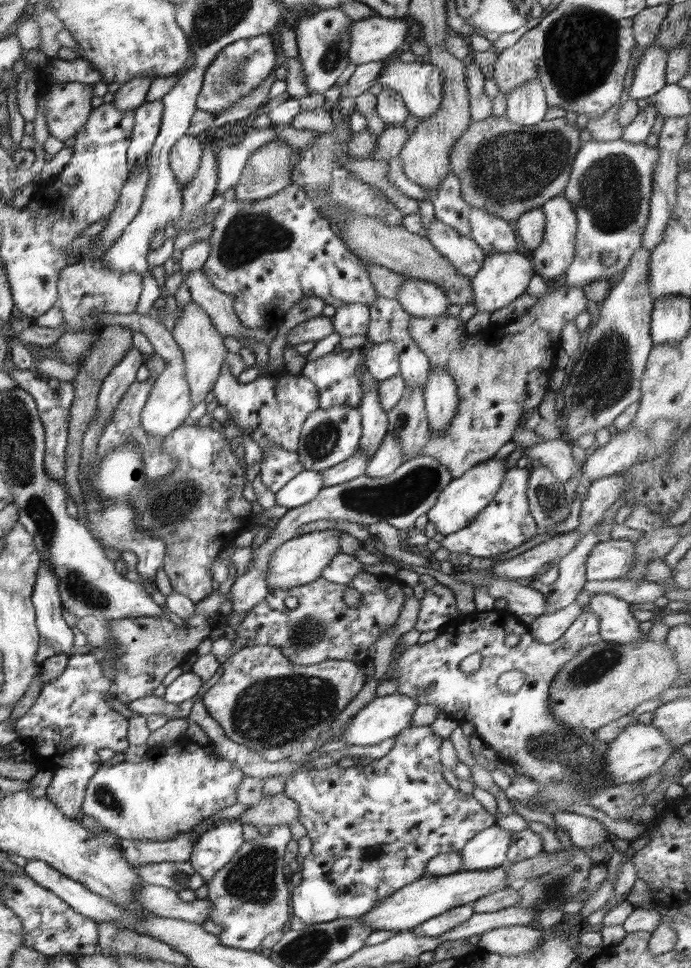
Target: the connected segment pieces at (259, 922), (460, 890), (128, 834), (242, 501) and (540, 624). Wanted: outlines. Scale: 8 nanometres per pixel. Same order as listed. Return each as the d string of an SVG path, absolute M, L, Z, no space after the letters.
M290 826L272 827L269 834L242 843L234 858L215 872L214 878L207 884L207 899L213 904L209 919L223 928L217 936L220 944L254 951L268 934L277 930L284 932L289 926L290 890L282 866L292 839Z
M502 866L490 870L462 870L456 874L442 877L425 876L388 896L378 906L358 918L367 927L374 927L373 931L396 931L397 933L410 931L429 918L440 916L457 906L472 904L484 896L488 897L498 890L508 888L506 886L506 872L507 870Z
M174 744L164 752L164 756L152 755L144 762L124 761L114 766L101 765L86 786L82 814L95 819L116 837L130 840L169 841L180 833L192 831L202 821L210 818L210 815L236 803L236 791L243 778L238 766L224 759L218 750L213 748L213 744Z
M191 422L179 426L163 438L163 451L177 460L177 467L161 480L147 482L143 474L141 448L133 440L125 442L98 464L94 489L105 499L126 497L133 504L137 510L137 516L135 516L137 527L141 531L156 535L156 538L164 542L166 554L163 568L174 590L198 602L216 590L216 584L211 575L213 561L220 552L234 542L240 532L249 529L253 522L251 502L242 495L246 463L244 459L238 459L233 447L226 442L222 433L212 429L211 425L200 427Z
M589 601L585 603L572 603L566 608L556 609L553 613L536 617L534 622L527 625L533 639L540 644L556 642L564 631L574 622L579 614L588 610Z

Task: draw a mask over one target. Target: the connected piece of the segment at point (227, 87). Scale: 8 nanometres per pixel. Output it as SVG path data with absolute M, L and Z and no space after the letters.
M274 33L261 34L252 38L240 39L225 46L216 58L213 58L212 64L204 73L203 85L197 98L197 108L216 115L243 96L256 90L264 79L274 72L274 66L276 66L275 41Z

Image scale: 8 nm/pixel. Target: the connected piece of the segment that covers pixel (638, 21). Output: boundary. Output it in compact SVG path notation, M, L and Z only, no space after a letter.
M668 3L654 7L647 6L634 16L631 27L638 47L645 49L655 43L659 28L670 7Z

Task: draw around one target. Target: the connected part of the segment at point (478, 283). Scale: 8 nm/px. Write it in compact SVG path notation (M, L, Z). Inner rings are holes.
M523 251L494 253L486 255L486 260L475 278L471 279L472 304L478 308L478 312L496 312L504 306L515 302L522 294L525 294L530 279L535 276L531 260L526 258Z

